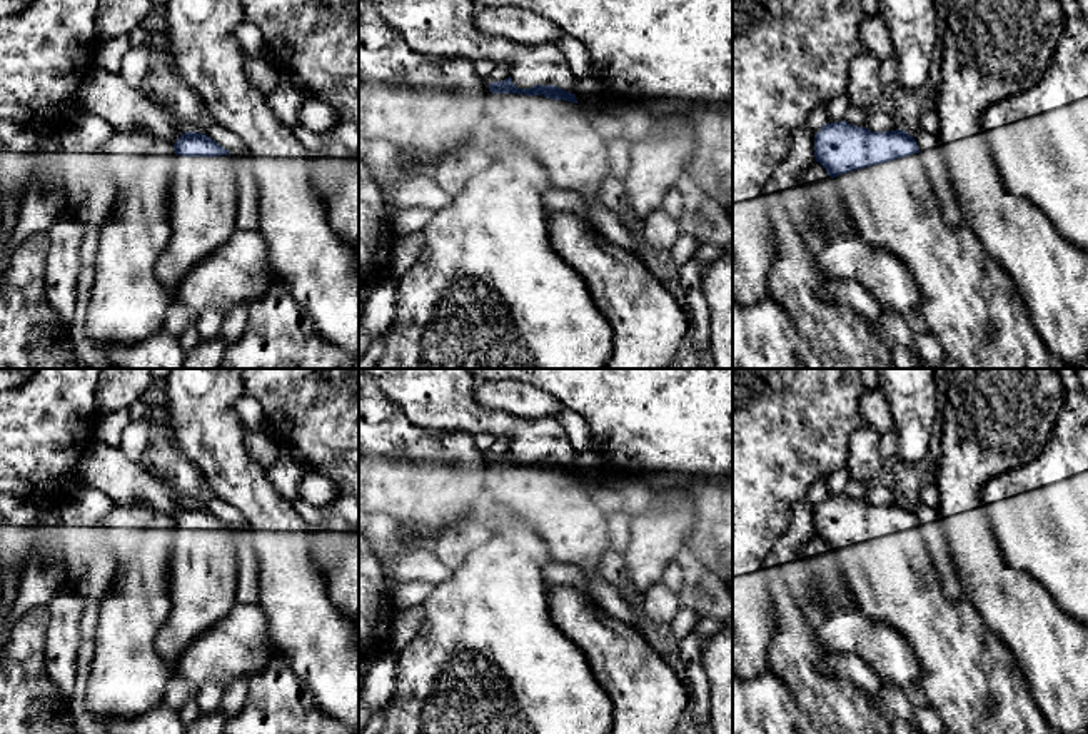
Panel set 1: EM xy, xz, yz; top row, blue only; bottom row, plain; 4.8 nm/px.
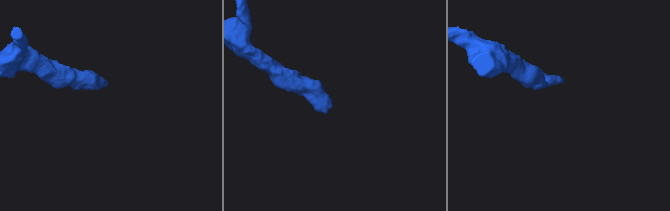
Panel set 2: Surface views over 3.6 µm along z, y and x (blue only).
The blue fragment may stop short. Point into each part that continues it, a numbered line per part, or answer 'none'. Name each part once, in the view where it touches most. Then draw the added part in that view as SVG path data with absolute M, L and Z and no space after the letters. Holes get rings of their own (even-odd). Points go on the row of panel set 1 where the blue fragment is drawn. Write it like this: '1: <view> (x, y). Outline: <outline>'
1: yz (973, 307). Outline: M919 153L833 178L856 234L898 257L911 272L929 334L963 369L1071 369L1040 337L1025 299L968 225L949 225Z

